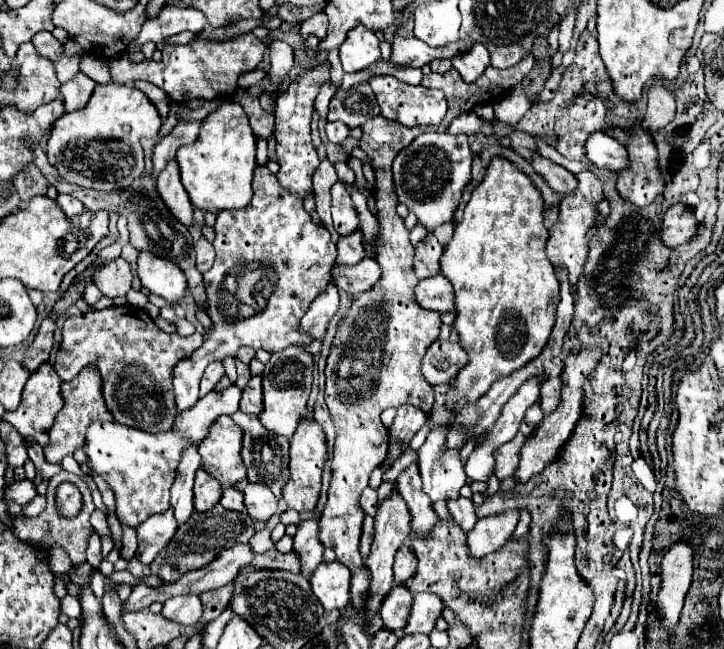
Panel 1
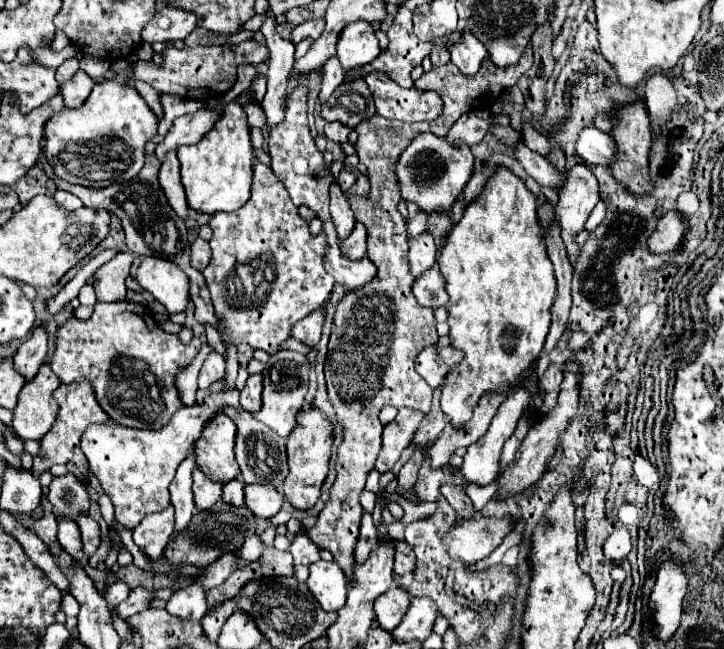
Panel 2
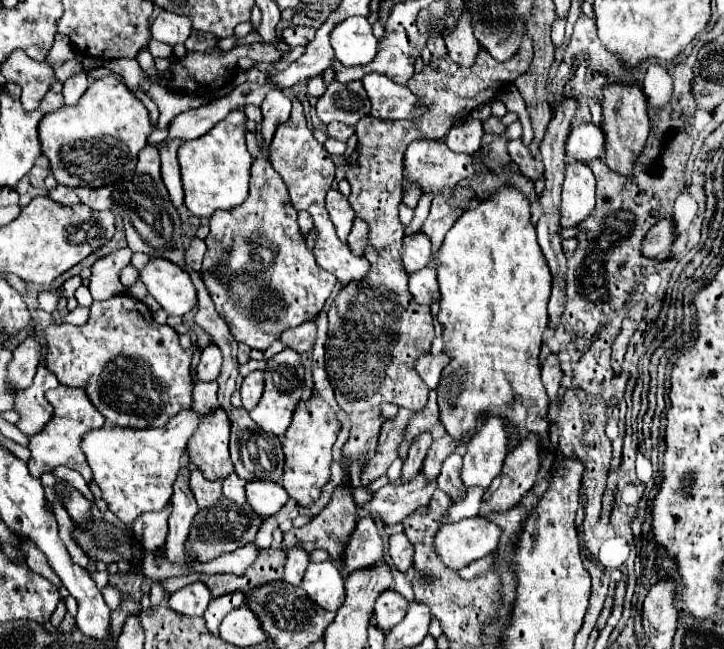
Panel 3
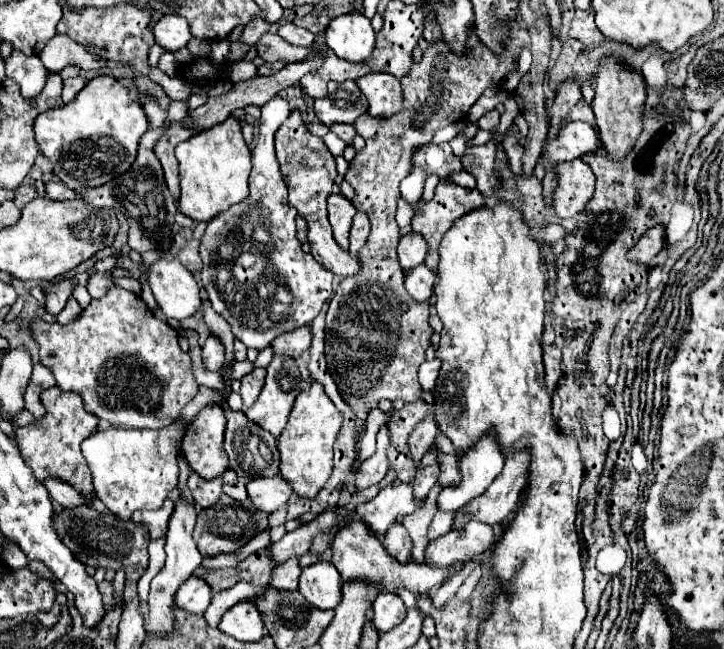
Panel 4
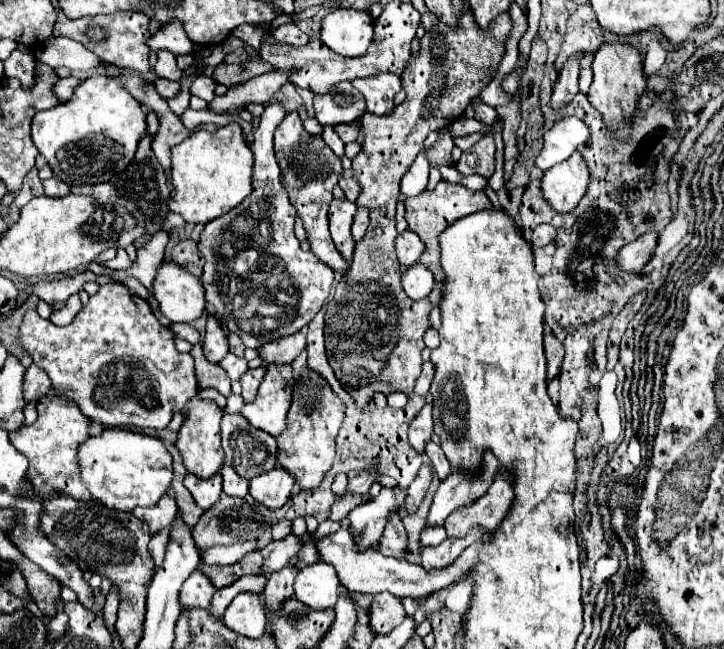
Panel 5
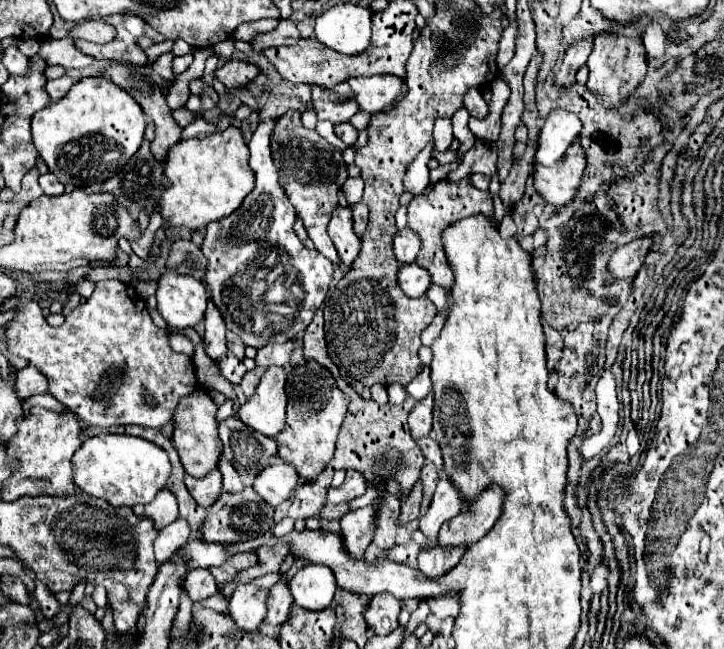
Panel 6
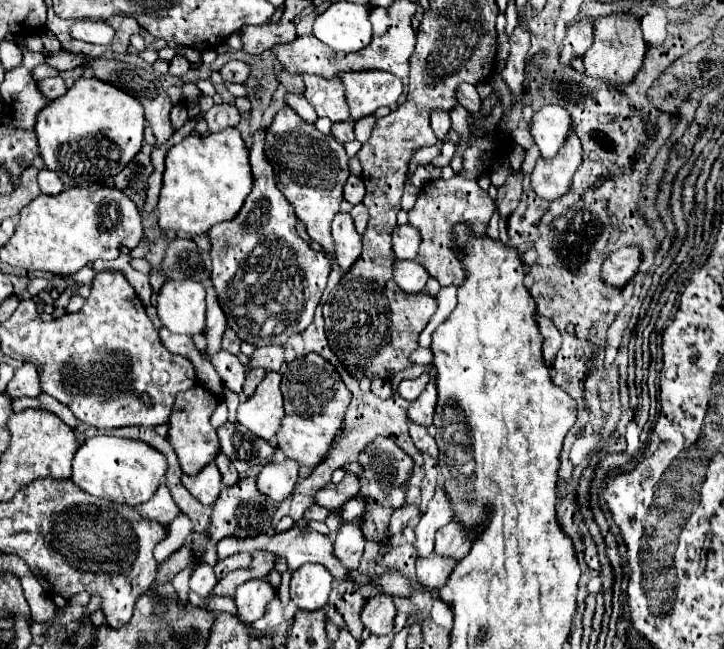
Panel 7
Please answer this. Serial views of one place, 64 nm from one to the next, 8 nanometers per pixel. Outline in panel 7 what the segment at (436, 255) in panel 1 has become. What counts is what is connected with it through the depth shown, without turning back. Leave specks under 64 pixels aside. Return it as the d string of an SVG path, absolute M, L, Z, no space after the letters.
M396 226L392 232L392 250L400 260L414 260L420 248L420 232L410 226Z

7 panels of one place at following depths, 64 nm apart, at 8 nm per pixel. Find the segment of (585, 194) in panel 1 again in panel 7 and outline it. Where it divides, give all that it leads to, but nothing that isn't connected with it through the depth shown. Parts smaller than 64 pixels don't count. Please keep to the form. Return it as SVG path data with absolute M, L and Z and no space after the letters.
M568 132L564 146L554 158L538 156L534 172L530 174L534 192L544 200L560 198L568 192L572 176L582 162L582 146L574 132Z

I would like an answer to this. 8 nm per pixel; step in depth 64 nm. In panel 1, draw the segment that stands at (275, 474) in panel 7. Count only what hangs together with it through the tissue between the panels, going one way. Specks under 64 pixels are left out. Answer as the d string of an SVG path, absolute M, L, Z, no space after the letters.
M246 484L244 504L248 508L248 514L260 522L268 522L270 516L274 516L278 512L276 496L264 484Z

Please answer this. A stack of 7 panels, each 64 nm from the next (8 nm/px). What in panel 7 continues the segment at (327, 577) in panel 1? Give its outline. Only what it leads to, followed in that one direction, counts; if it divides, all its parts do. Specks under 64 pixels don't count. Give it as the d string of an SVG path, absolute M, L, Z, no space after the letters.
M302 564L292 572L290 598L300 610L318 610L328 602L332 574L320 564Z

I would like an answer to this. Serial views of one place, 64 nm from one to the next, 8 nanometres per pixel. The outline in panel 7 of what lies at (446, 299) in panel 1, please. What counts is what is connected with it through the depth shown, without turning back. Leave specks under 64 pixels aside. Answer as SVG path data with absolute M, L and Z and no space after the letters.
M396 260L394 262L394 280L404 292L420 292L426 286L428 272L416 260Z

